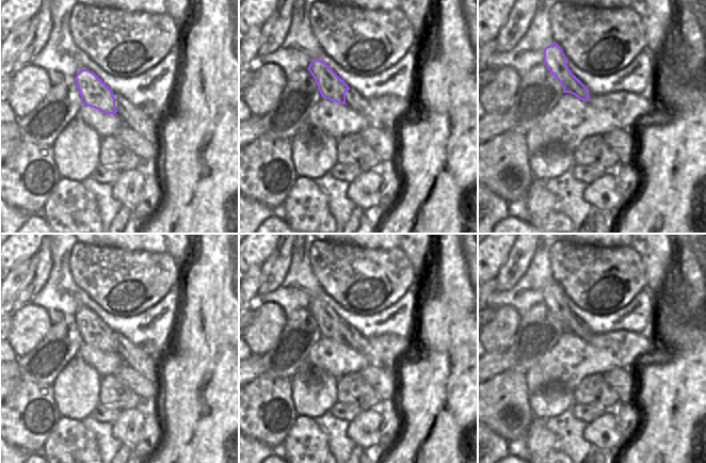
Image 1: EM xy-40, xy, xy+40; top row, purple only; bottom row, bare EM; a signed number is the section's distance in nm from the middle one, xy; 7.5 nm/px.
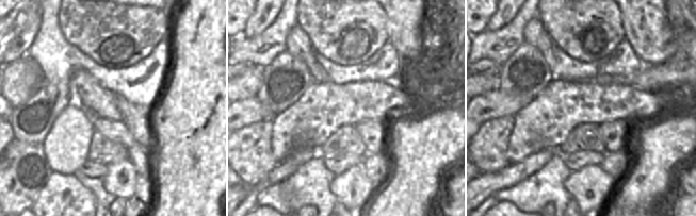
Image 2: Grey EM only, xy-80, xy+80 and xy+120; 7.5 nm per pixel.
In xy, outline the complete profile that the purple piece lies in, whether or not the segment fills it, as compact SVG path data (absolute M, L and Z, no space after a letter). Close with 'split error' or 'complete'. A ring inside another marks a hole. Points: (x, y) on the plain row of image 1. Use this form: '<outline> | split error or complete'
M315 298L307 307L314 316L321 335L325 338L346 344L364 355L370 366L379 366L378 356L369 346L369 338L362 336L323 300Z | split error

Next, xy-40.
M89 308L78 310L75 322L81 335L81 342L106 353L117 352L125 365L133 368L148 381L158 383L158 365L153 362L154 356L146 349L113 332L96 313Z | split error

